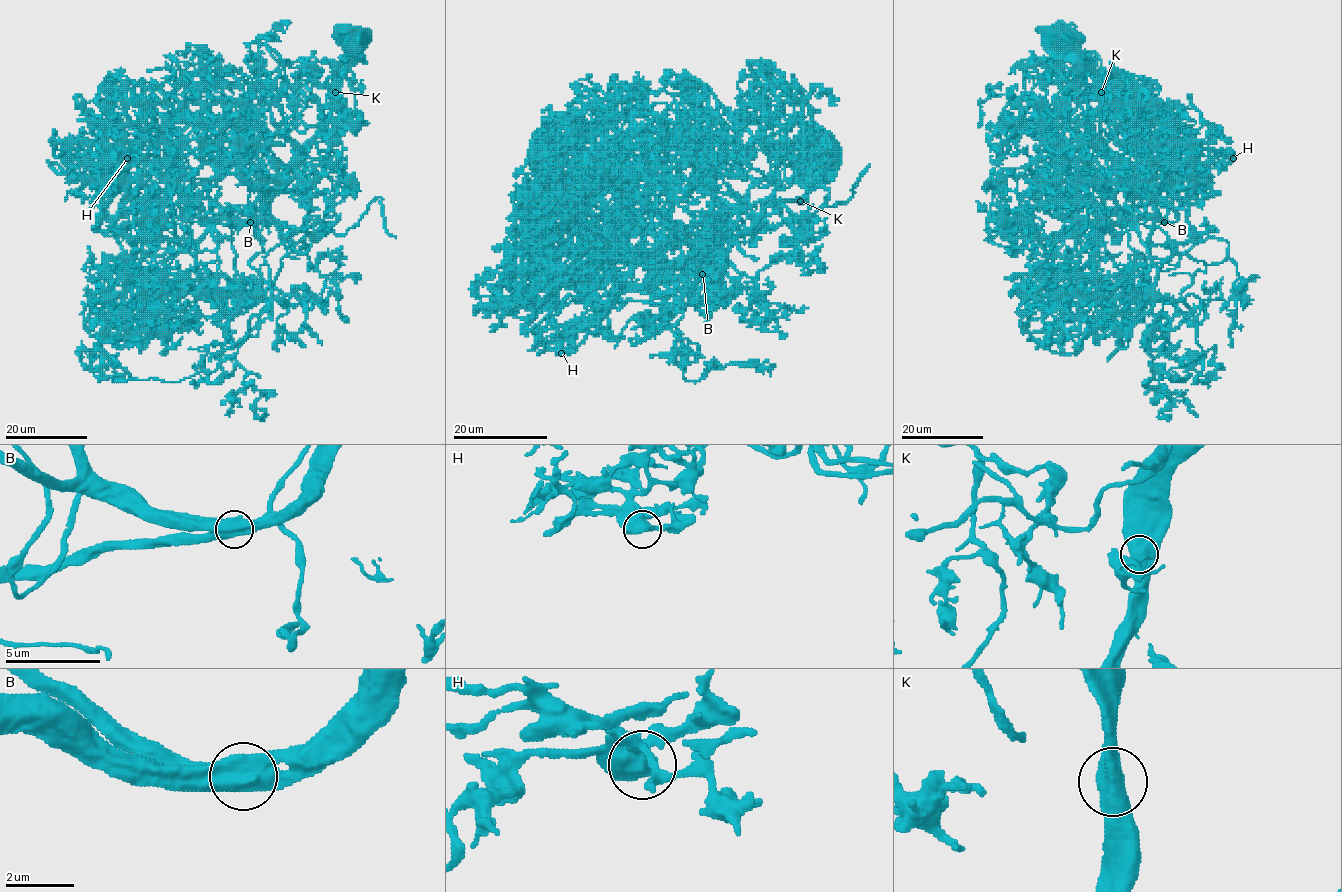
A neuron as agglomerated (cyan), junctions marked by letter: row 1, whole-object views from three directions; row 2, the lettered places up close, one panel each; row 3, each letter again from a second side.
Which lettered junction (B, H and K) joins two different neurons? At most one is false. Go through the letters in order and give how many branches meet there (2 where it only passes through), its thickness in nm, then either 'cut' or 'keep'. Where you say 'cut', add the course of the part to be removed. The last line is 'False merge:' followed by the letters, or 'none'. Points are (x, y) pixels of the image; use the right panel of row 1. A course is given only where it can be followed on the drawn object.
B: branches 2; calibre 750 nm; keep
H: branches 2; calibre 650 nm; keep
K: branches 2; calibre 800 nm; keep
False merge: none

